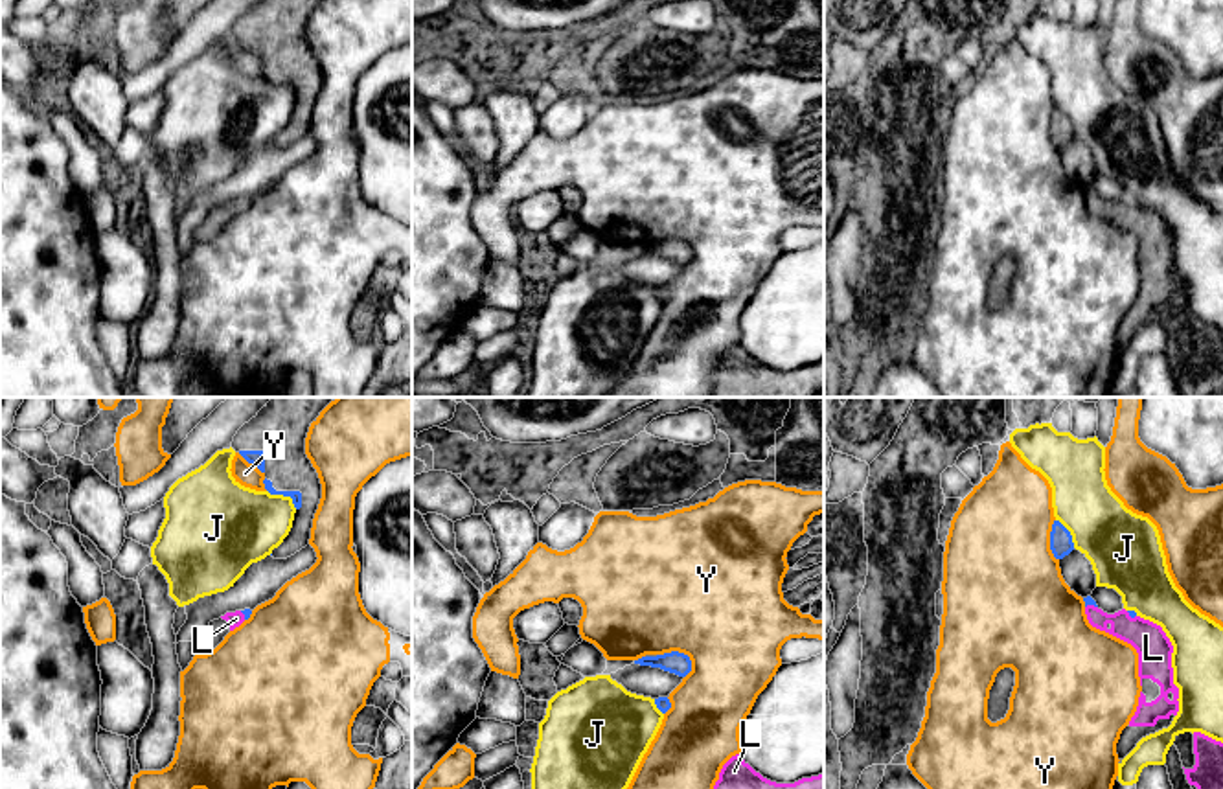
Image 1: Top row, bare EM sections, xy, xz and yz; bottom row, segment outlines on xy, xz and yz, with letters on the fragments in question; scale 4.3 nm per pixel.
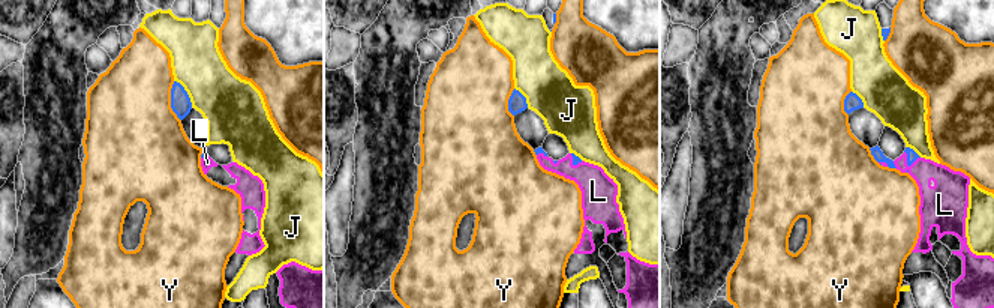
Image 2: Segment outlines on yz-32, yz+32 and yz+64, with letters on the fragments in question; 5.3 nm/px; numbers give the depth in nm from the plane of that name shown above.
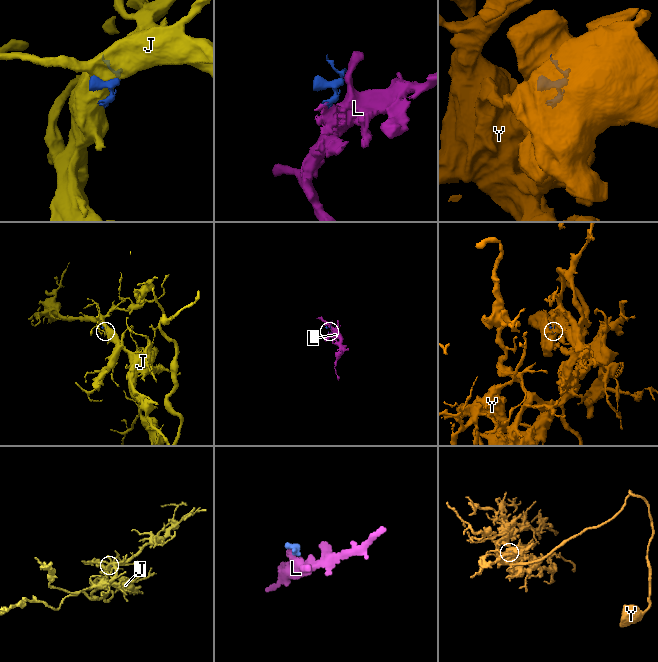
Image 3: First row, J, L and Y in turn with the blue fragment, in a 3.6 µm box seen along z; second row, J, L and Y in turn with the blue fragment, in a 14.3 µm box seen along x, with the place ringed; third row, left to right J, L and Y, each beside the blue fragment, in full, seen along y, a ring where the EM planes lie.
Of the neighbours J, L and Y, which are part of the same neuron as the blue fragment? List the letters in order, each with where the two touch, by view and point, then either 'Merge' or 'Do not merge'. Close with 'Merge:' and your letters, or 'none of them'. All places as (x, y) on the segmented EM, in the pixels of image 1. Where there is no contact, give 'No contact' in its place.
J: Touches blue at xy (284, 495). Do not merge
L: Touches blue at yz (1091, 604). Merge
Y: Touches blue at xz (677, 651). Do not merge
Merge: L

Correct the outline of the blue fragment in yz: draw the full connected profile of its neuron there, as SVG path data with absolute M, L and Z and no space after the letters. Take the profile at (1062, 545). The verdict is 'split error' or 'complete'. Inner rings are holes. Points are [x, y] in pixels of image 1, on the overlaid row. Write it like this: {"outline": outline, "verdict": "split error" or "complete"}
{"outline": "M1059 520L1052 524L1050 550L1056 559L1063 559L1074 550L1072 535Z", "verdict": "complete"}

